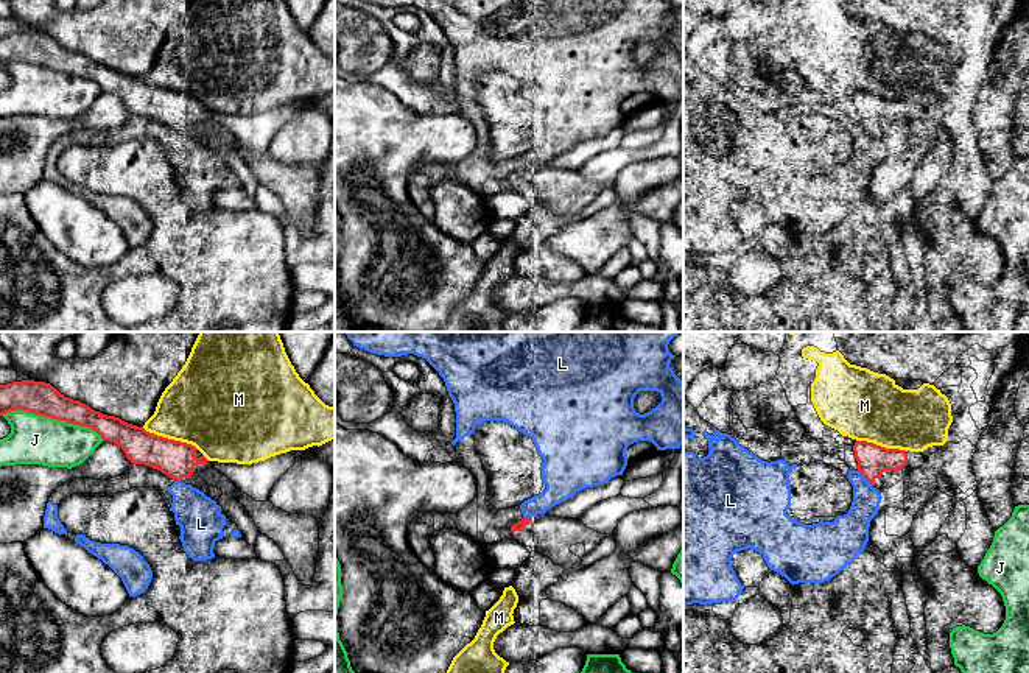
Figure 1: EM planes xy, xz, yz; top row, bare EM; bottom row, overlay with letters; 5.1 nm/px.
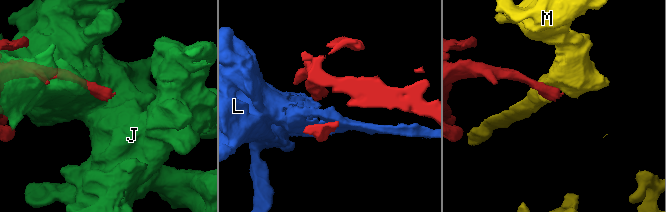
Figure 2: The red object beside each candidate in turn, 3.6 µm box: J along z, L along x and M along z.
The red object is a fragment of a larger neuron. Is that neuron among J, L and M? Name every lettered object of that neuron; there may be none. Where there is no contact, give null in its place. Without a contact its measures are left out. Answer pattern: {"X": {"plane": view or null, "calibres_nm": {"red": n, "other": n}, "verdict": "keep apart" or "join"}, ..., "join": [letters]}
{"J": {"plane": "xy", "calibres_nm": {"red": 170, "other": 260}, "verdict": "keep apart"}, "L": {"plane": "yz", "calibres_nm": {"red": 160, "other": 150}, "verdict": "keep apart"}, "M": {"plane": "xy", "calibres_nm": {"red": 190, "other": 420}, "verdict": "keep apart"}, "join": []}

